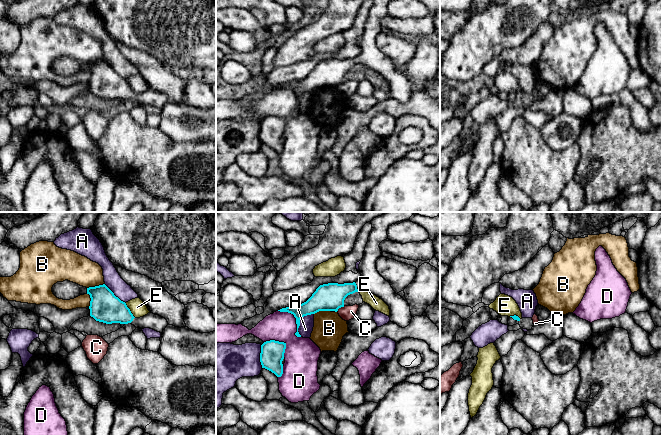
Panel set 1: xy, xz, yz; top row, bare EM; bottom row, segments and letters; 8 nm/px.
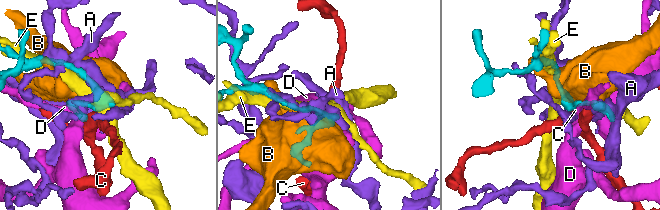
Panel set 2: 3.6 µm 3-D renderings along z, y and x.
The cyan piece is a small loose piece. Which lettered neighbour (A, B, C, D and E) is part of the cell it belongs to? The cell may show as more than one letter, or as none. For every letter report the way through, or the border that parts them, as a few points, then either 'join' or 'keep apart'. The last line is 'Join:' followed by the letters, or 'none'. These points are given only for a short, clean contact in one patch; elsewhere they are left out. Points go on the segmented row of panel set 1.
A: keep apart
B: keep apart
C: along xz (344, 306), (341, 306), (336, 311) | keep apart
D: keep apart
E: keep apart
Join: none

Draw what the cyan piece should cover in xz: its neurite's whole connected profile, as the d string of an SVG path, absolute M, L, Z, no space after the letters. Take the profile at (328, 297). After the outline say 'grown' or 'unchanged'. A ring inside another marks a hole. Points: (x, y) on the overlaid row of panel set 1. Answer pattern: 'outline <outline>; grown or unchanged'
outline M385 212L383 215L378 216L370 221L372 224L372 230L368 237L363 258L359 264L359 272L361 277L356 282L344 284L328 283L320 285L306 302L302 304L294 304L278 310L280 312L288 312L294 315L297 324L297 332L295 333L297 337L301 337L298 332L301 318L307 315L315 314L319 311L337 312L339 308L344 307L345 298L350 294L358 292L360 289L365 289L371 292L382 299L389 306L391 322L402 328L405 328L410 324L412 316L408 302L405 301L400 295L396 294L390 283L379 274L376 269L376 261L382 256L383 252L381 251L379 245L382 241L388 238L388 228L397 222L409 220L414 213L415 212Z; grown

